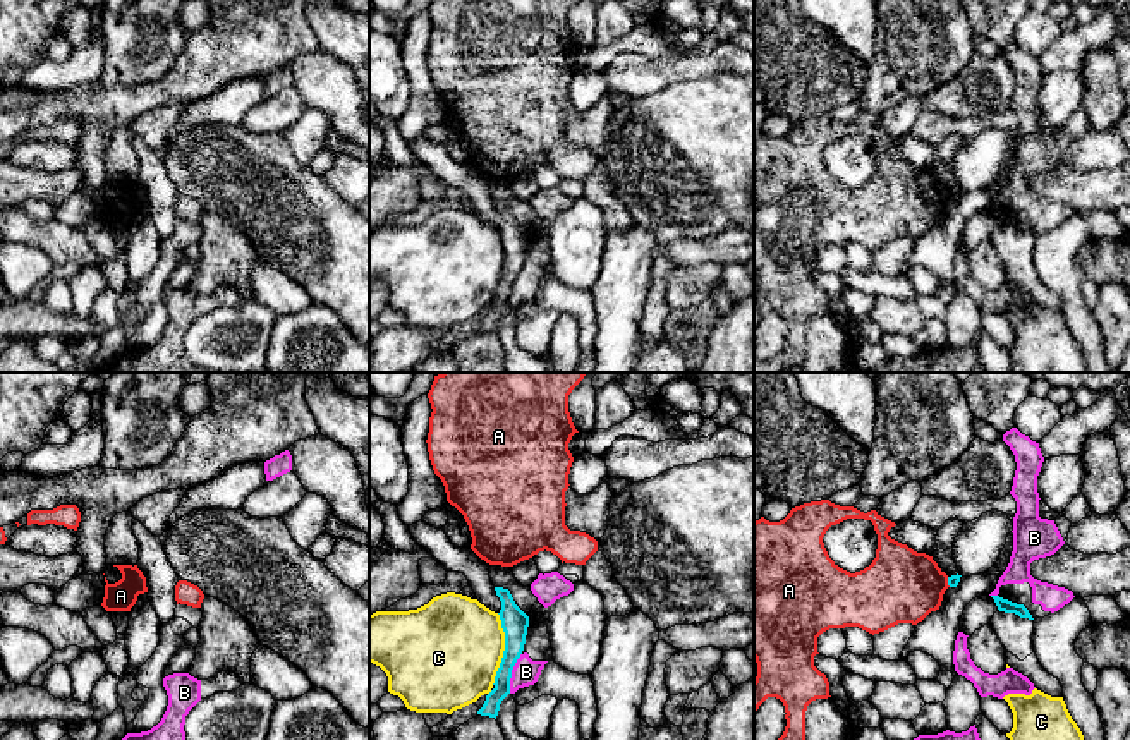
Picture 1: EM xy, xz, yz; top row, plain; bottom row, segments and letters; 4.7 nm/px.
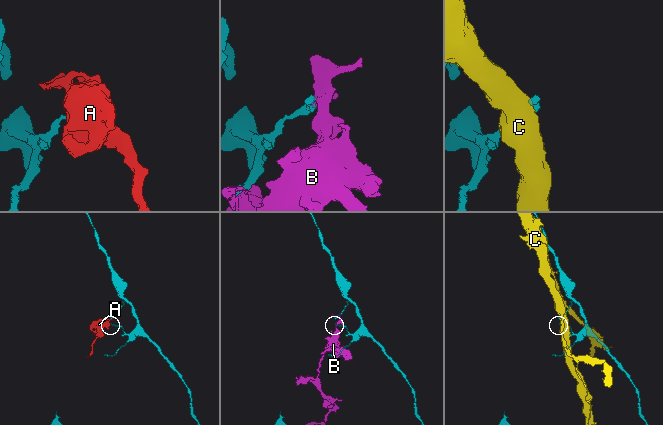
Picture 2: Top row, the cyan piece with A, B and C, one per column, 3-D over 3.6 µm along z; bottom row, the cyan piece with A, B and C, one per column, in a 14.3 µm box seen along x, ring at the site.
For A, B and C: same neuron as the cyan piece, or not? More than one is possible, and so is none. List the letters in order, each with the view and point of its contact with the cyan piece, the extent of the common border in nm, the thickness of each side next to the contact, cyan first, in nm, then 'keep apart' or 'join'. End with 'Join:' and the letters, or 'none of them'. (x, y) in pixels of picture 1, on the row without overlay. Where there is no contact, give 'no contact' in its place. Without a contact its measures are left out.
A: yz (948, 198) | 50 nm | 50/360 nm | keep apart
B: xz (510, 289) | 200 nm | 130/130 nm | keep apart
C: xz (505, 265) | 340 nm | 130/480 nm | keep apart
Join: none of them

